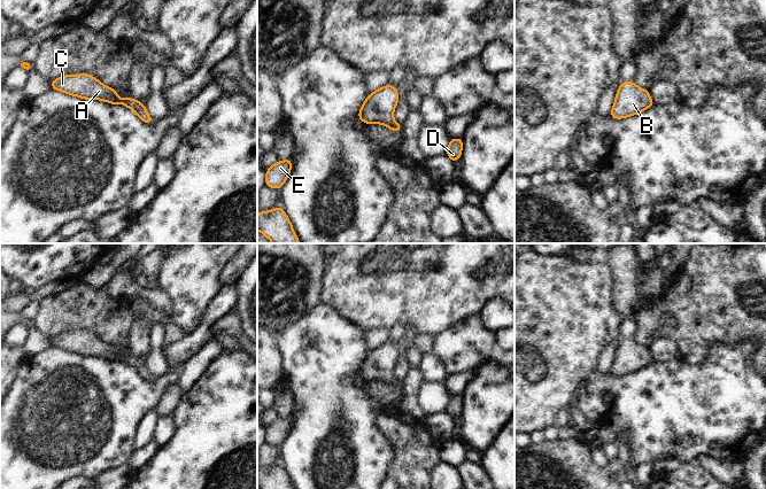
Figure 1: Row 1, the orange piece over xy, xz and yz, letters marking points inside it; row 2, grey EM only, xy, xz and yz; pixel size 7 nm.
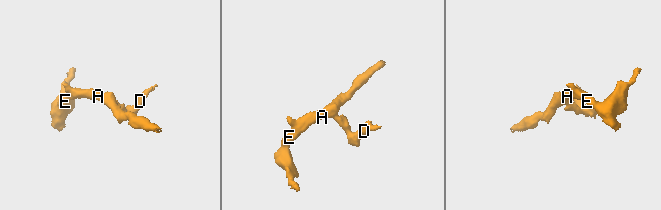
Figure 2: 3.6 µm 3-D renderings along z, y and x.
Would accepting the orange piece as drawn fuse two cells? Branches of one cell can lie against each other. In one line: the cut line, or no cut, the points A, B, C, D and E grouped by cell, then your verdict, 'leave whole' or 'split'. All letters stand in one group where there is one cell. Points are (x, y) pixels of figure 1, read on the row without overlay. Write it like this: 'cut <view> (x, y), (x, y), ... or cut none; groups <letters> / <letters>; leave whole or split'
cut none; groups A B C D E; leave whole

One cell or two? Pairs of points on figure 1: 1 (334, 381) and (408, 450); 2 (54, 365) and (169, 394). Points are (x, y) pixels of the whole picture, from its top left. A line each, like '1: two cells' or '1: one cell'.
1: two cells
2: two cells

